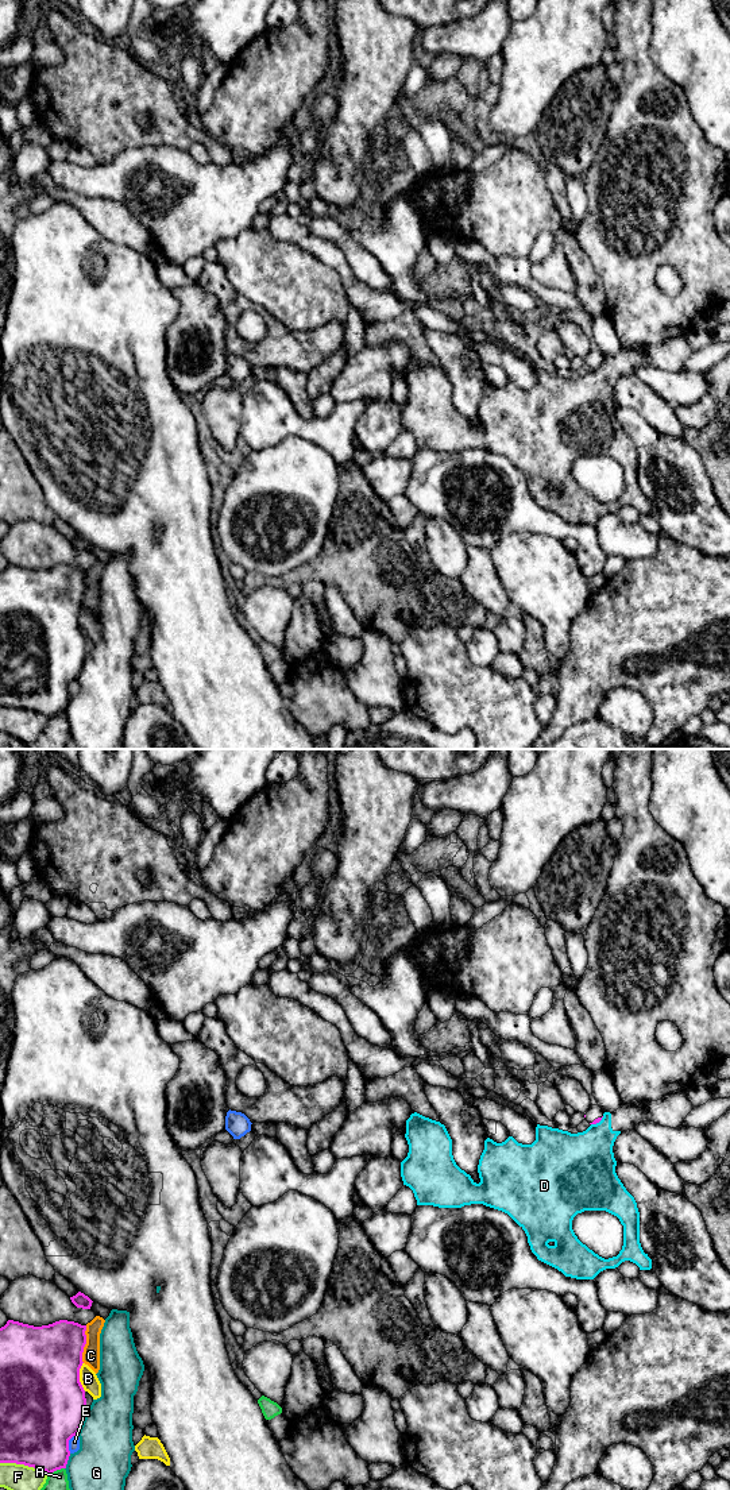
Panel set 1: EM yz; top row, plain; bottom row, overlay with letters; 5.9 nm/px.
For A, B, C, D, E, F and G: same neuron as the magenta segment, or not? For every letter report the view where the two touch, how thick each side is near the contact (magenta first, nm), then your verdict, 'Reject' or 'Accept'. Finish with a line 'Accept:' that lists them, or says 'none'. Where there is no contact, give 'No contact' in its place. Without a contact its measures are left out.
A: Touches magenta in yz. Thickness 400 nm (magenta) against 110 nm. Reject
B: Touches magenta in yz. Thickness 500 nm (magenta) against 110 nm. Reject
C: Touches magenta in yz. Thickness 400 nm (magenta) against 110 nm. Reject
D: Touches magenta in yz. Thickness 30 nm (magenta) against 340 nm. Reject
E: Touches magenta in yz. Thickness 480 nm (magenta) against 60 nm. Reject
F: Touches magenta in yz. Thickness 440 nm (magenta) against 160 nm. Reject
G: Touches magenta in yz. Thickness 500 nm (magenta) against 320 nm. Reject
Accept: none

